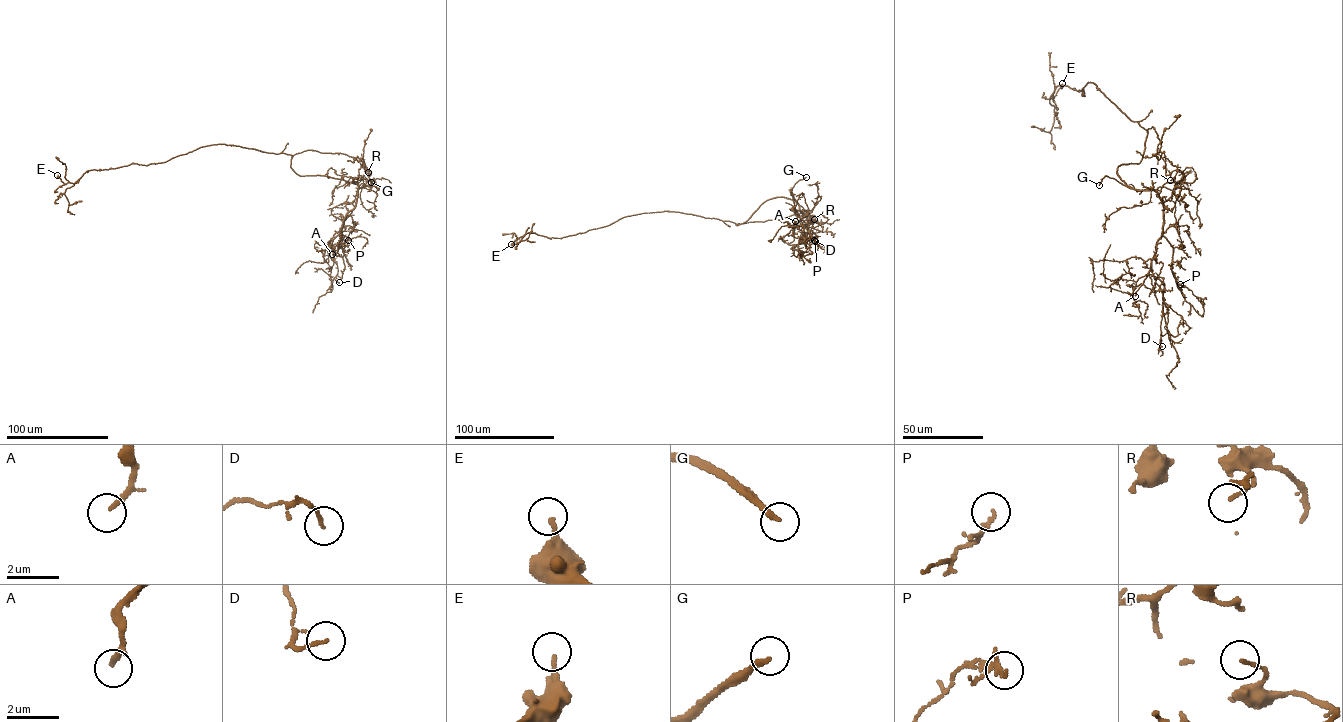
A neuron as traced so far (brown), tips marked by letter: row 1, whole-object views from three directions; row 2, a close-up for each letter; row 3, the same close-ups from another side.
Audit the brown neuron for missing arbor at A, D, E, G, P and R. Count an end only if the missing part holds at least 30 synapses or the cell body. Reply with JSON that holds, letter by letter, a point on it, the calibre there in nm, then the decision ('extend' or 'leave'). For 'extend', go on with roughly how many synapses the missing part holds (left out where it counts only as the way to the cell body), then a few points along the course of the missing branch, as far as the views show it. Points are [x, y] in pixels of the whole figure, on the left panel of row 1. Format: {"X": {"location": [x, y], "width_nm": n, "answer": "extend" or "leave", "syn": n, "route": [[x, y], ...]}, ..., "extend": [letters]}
{"A": {"location": [332, 254], "width_nm": 200, "answer": "extend", "syn": 30, "route": [[332, 254], [328, 259], [327, 244]]}, "D": {"location": [339, 282], "width_nm": 130, "answer": "leave"}, "E": {"location": [57, 175], "width_nm": 180, "answer": "leave"}, "G": {"location": [371, 182], "width_nm": 240, "answer": "extend"}, "P": {"location": [348, 240], "width_nm": 90, "answer": "leave"}, "R": {"location": [368, 172], "width_nm": 130, "answer": "leave"}, "extend": ["A", "G"]}

